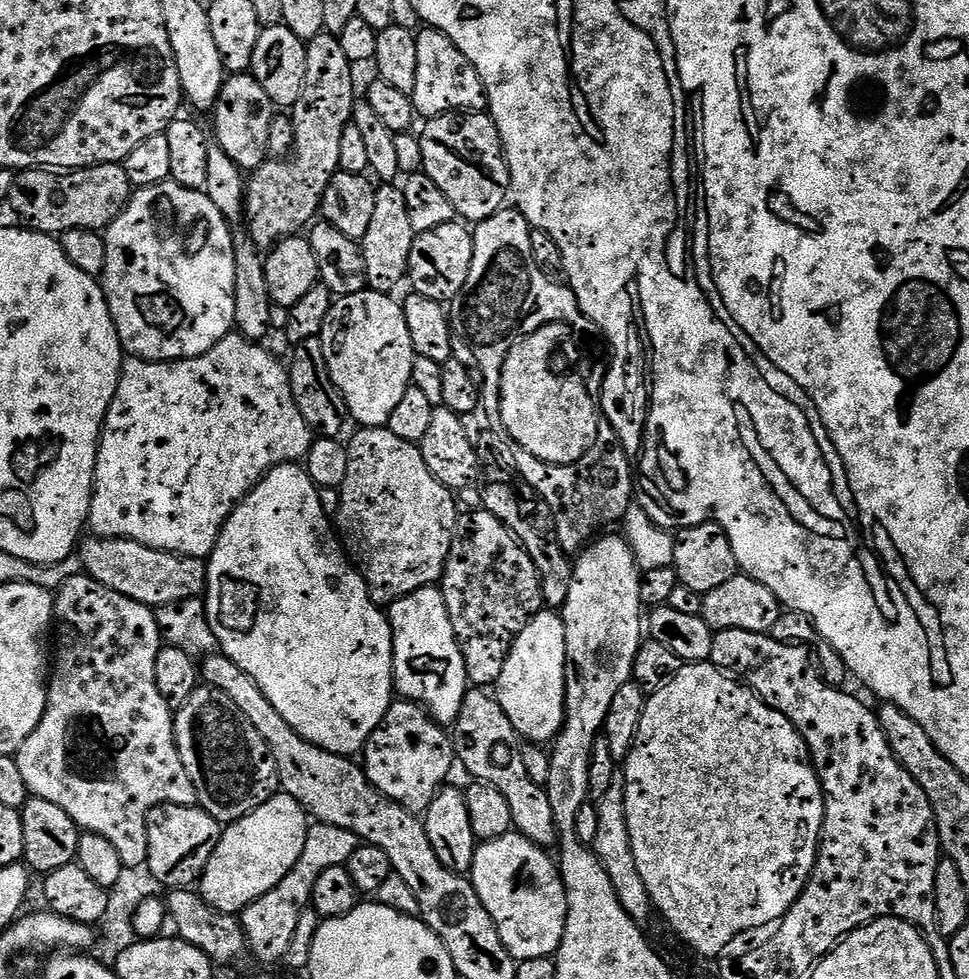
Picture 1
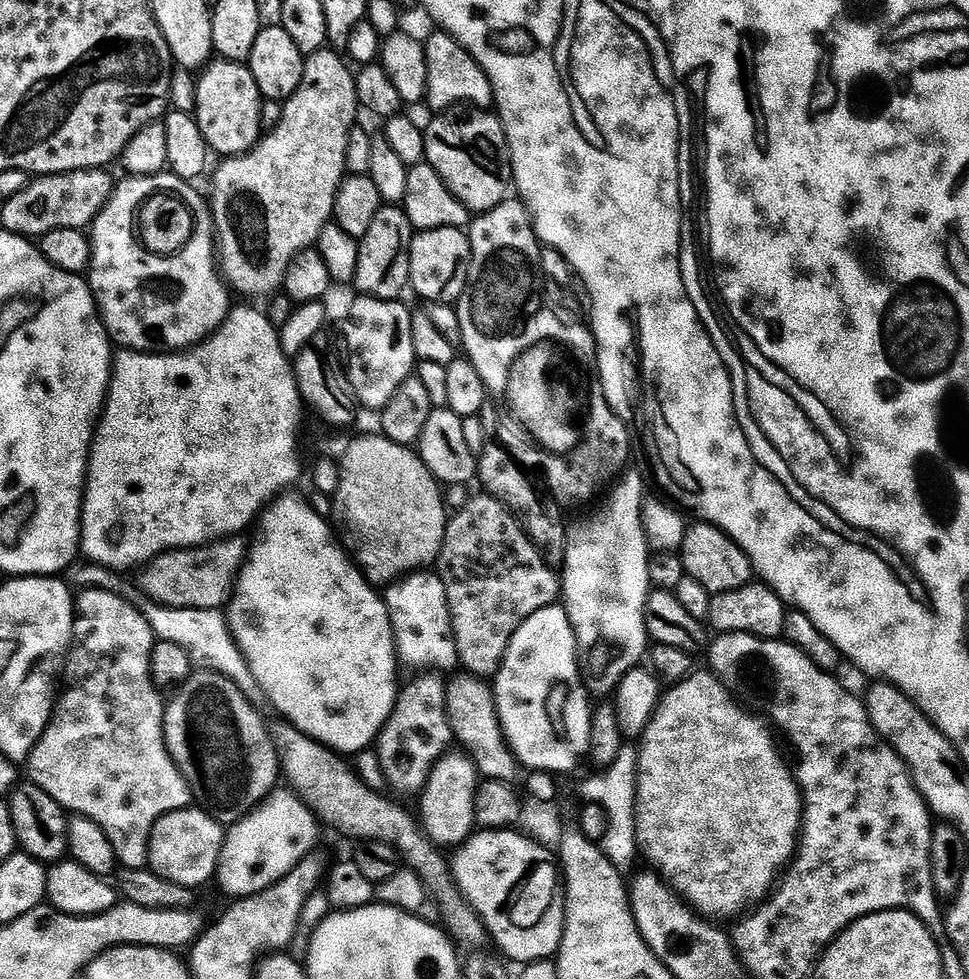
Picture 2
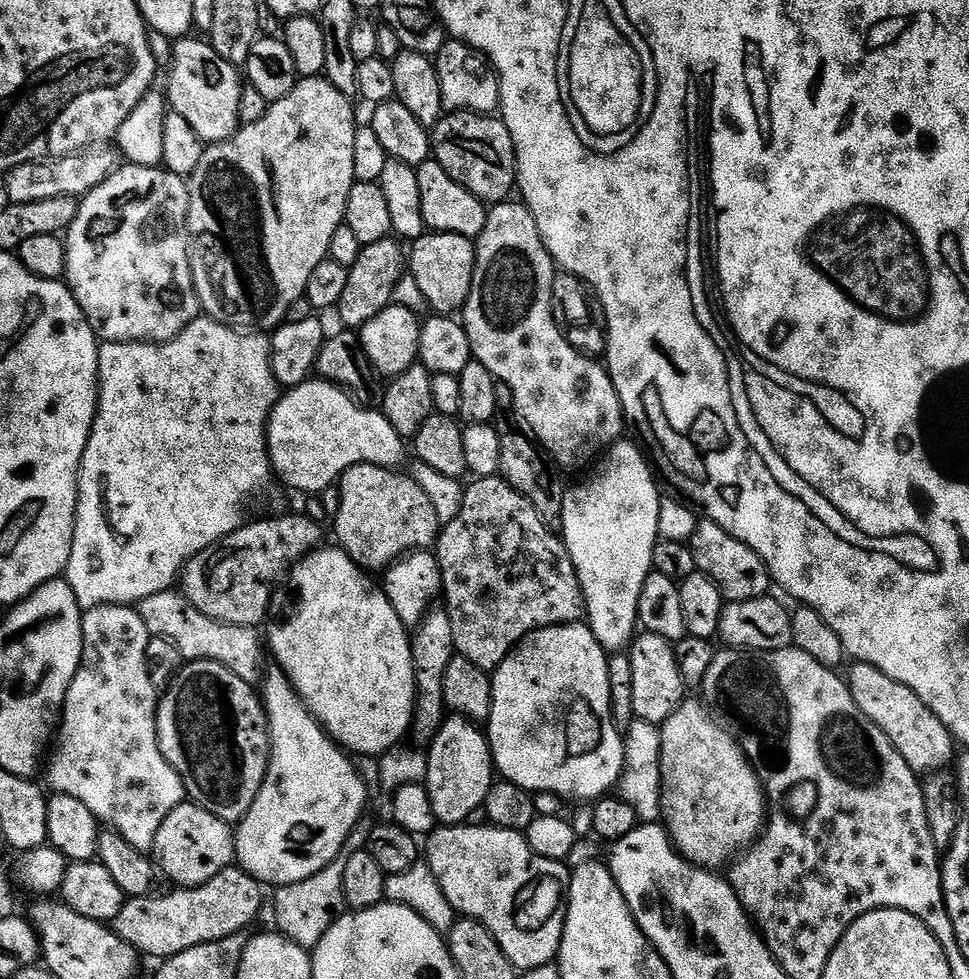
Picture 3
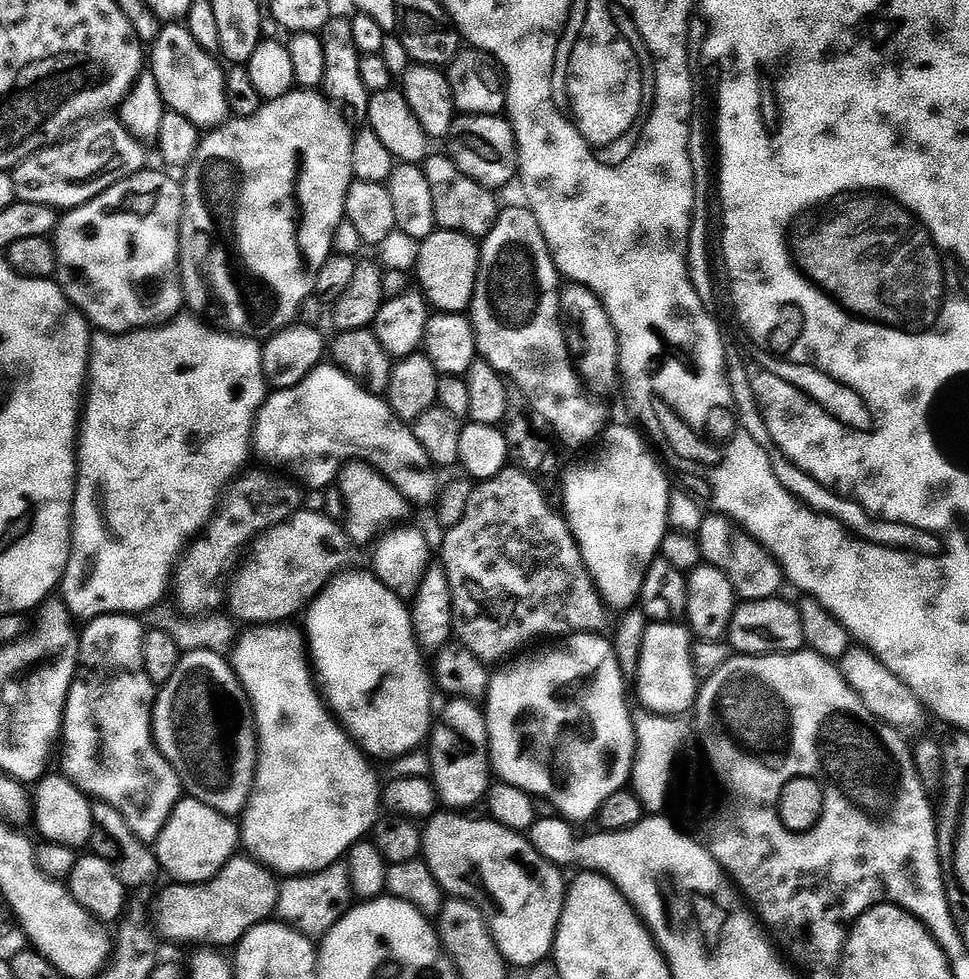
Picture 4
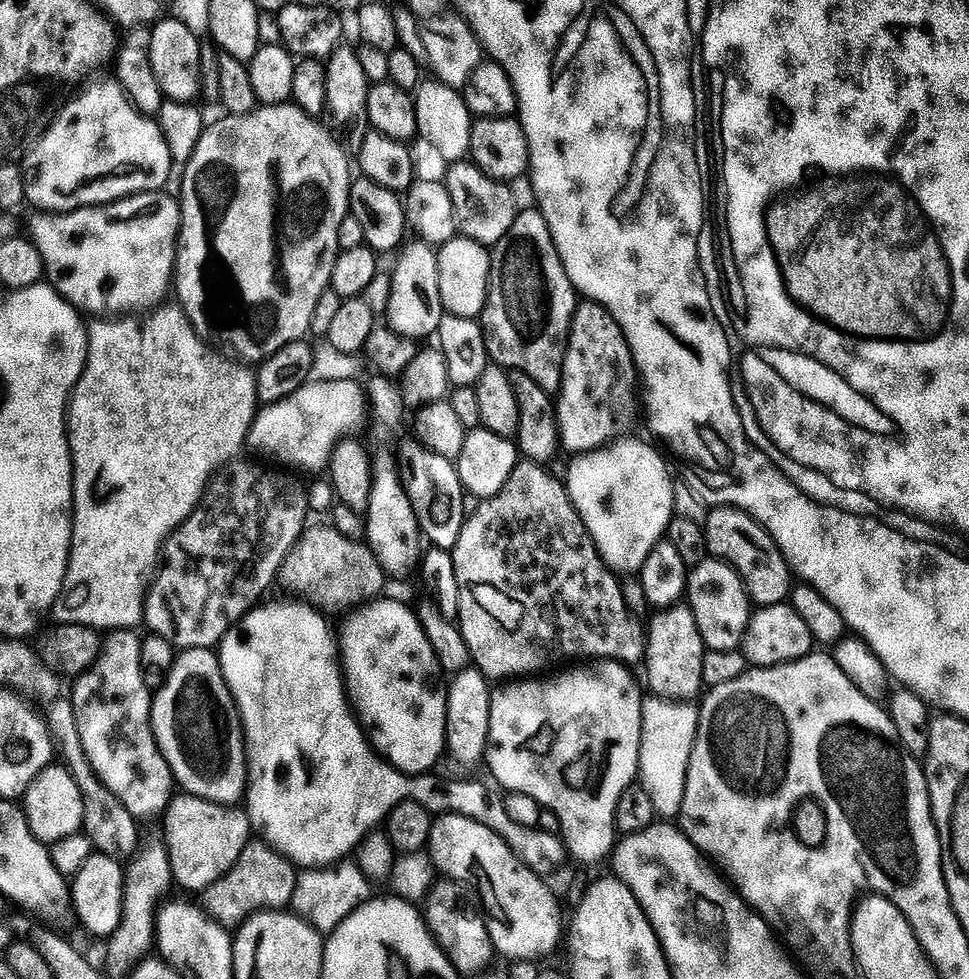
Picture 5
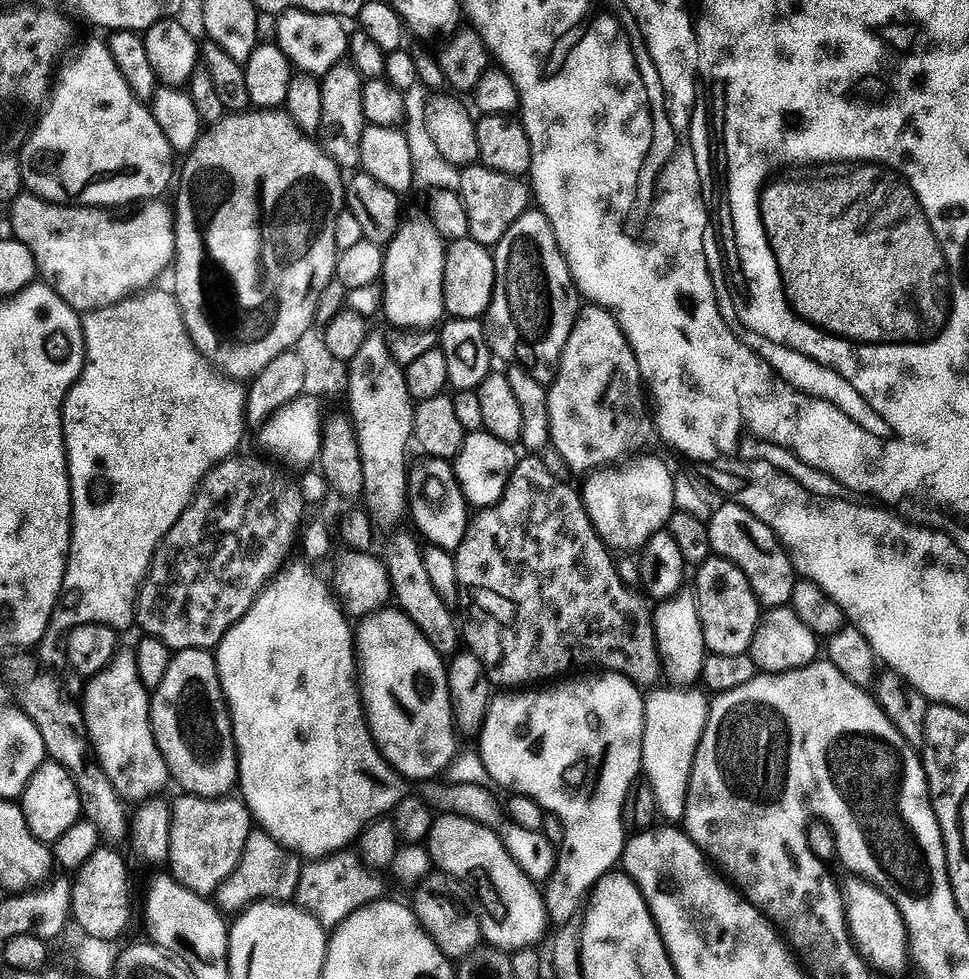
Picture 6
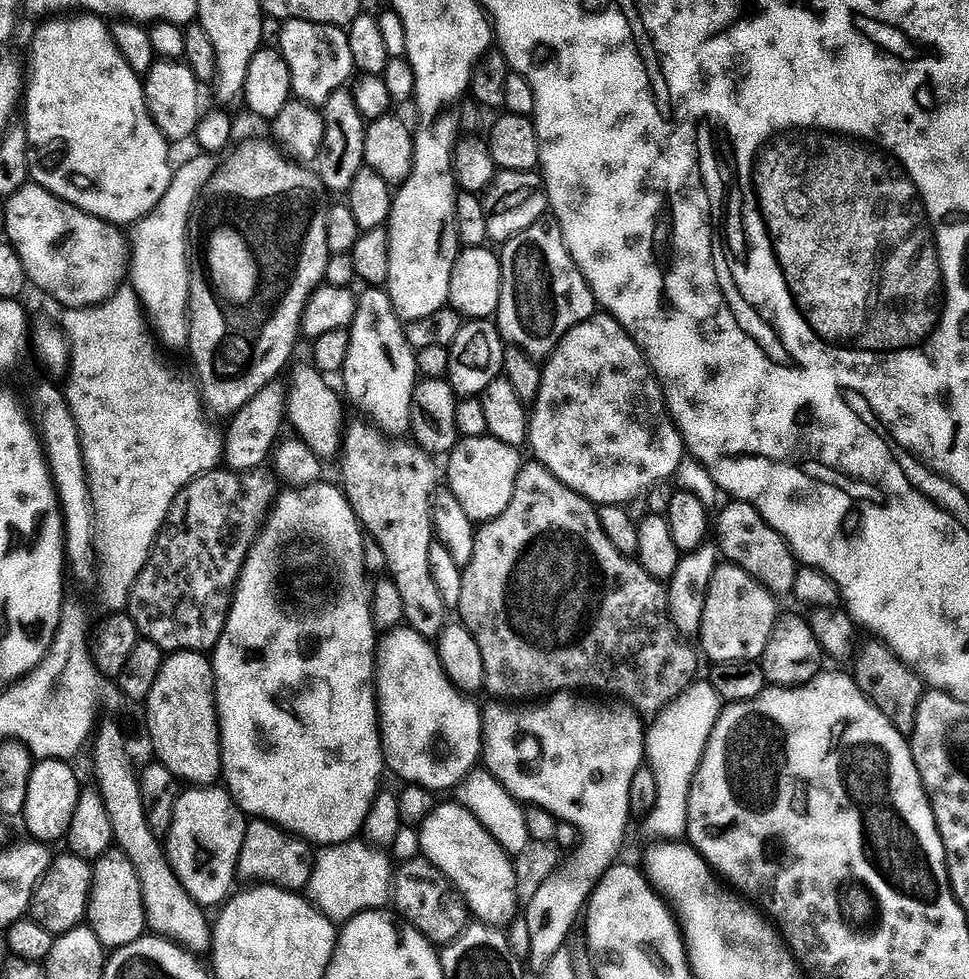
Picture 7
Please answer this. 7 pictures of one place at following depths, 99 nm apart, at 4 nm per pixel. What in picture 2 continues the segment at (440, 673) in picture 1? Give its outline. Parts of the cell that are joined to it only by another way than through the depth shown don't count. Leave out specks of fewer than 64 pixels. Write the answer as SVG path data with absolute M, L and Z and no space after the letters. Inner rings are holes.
M421 570L403 576L396 583L387 585L383 598L396 639L397 657L403 663L405 660L412 668L420 668L416 670L451 673L451 668L457 667L458 657L456 644L452 640L452 619L448 609L446 586L439 574L432 570Z

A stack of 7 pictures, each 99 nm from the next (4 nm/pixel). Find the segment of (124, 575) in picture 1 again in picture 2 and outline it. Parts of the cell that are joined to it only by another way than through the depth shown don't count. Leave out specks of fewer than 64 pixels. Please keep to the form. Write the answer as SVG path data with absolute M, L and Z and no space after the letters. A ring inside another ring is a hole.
M221 538L207 546L198 548L173 548L161 552L143 569L143 591L154 602L171 608L215 608L223 609L233 599L241 569L246 564L246 550L240 538Z

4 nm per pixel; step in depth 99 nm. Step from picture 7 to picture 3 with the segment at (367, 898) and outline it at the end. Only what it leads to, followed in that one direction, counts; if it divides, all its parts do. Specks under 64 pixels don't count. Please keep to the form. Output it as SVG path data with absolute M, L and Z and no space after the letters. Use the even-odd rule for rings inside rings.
M337 858L318 870L318 874L310 874L310 878L302 882L285 884L275 889L276 924L280 927L277 929L299 948L315 949L316 944L324 940L326 930L330 930L332 923L339 920L345 911L342 870L346 870L346 862L343 858Z

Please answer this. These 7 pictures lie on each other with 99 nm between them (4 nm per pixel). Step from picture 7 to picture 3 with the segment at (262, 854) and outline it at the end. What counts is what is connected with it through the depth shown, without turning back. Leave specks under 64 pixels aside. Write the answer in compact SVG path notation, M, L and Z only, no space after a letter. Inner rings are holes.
M229 866L218 873L210 882L200 884L196 888L177 887L176 892L168 892L165 896L149 894L147 896L133 896L125 899L122 910L110 921L112 931L118 934L126 943L135 948L137 953L148 956L167 958L177 956L179 952L189 952L194 946L213 944L231 936L243 933L243 928L250 925L259 914L264 904L265 885L255 880L249 872L239 866Z

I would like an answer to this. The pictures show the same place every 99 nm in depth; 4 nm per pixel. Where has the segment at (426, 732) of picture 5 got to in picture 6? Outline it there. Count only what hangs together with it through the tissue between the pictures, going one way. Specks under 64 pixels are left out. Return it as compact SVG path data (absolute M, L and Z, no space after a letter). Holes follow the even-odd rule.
M389 606L382 612L375 612L372 616L366 616L359 621L358 627L354 632L356 642L356 654L358 657L358 683L360 686L360 694L364 701L364 710L368 717L368 728L372 732L372 737L385 760L400 773L401 776L409 781L420 780L419 782L428 782L439 772L447 773L452 763L458 756L456 750L456 736L458 737L458 729L456 727L456 714L452 711L452 691L448 689L448 670L446 667L445 657L438 654L438 650L434 650L434 646L430 646L430 642L426 642L426 638L422 634L422 630L418 630L418 626L414 626L414 622L410 622L410 618L406 613L397 610L395 607Z

